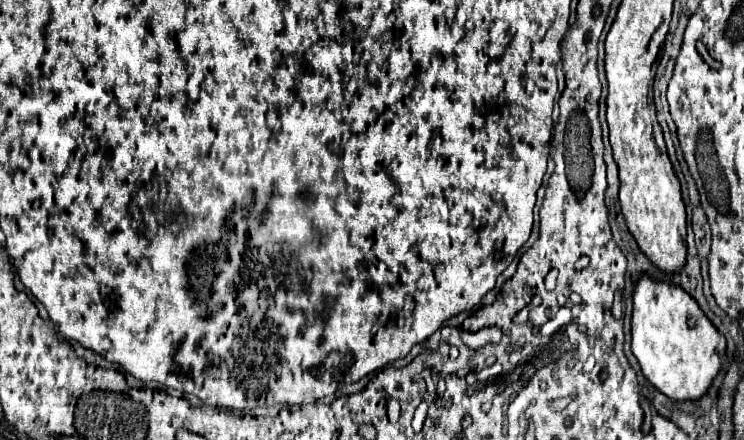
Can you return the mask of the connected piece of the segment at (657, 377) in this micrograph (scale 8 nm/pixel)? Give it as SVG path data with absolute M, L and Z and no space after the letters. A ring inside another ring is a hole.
M642 276L634 290L634 314L632 314L632 352L640 362L644 378L662 394L674 402L698 402L706 396L710 384L720 374L726 360L726 338L712 326L700 306L680 288L668 282L654 282ZM690 318L696 322L690 324Z

